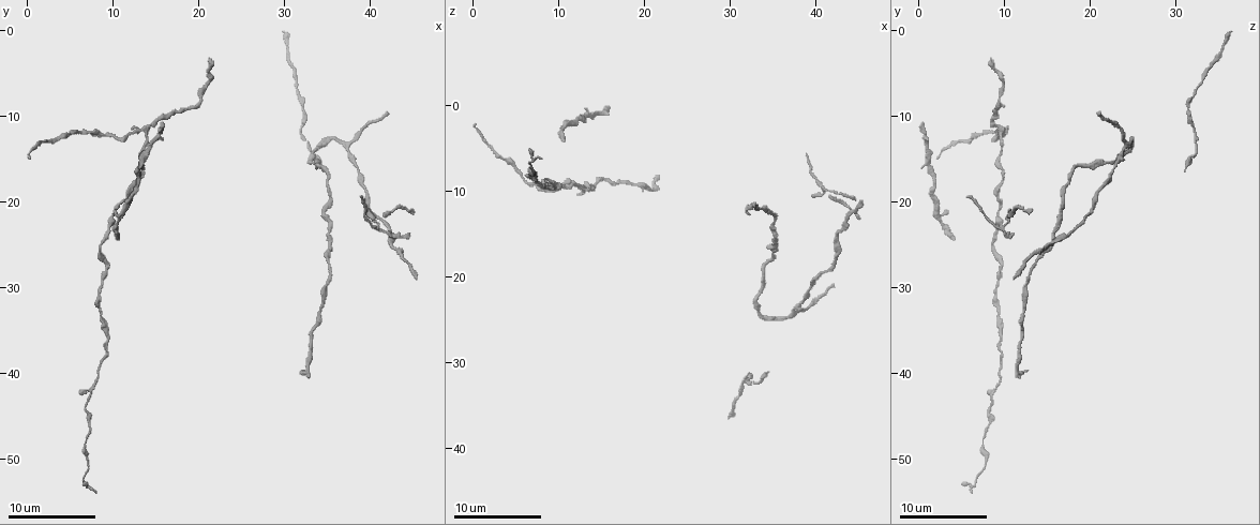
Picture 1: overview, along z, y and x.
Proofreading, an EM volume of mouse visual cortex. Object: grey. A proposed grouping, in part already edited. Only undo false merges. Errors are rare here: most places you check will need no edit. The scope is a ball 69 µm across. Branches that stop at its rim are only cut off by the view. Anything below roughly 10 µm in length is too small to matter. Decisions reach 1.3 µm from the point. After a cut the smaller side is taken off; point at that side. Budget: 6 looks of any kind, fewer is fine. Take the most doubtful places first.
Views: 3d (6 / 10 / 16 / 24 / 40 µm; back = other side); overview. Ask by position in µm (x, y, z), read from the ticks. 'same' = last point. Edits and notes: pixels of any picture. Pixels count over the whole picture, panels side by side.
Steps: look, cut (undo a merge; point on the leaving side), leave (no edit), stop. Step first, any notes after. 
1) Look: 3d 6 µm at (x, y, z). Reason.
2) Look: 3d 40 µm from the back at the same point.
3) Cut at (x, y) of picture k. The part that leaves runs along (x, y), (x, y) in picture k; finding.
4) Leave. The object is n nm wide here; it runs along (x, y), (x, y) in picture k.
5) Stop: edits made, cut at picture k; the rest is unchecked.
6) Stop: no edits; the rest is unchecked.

Look: 3d 10 µm at (13.6, 11.6, 9.4). Branch point.

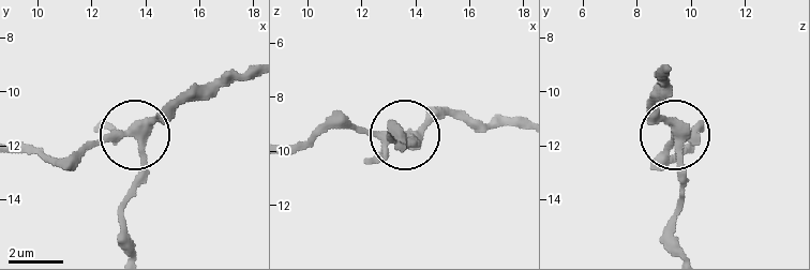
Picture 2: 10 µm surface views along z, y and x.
Look: 3d 6 µm at (13.8, 11.6, 9.6).

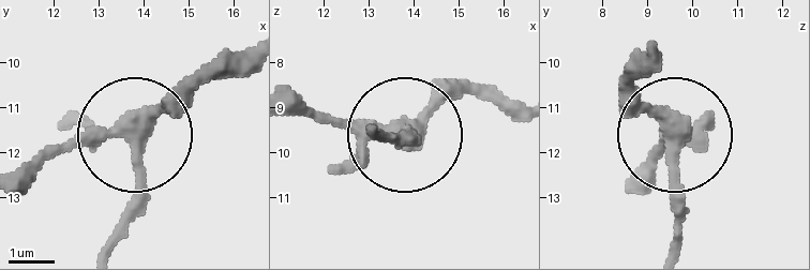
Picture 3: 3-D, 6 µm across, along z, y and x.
Leave. 3 arms meet here; all the same neuron.

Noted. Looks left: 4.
Look: 3d 10 µm at (6.8, 47.8, 7.8). Calibre changes.

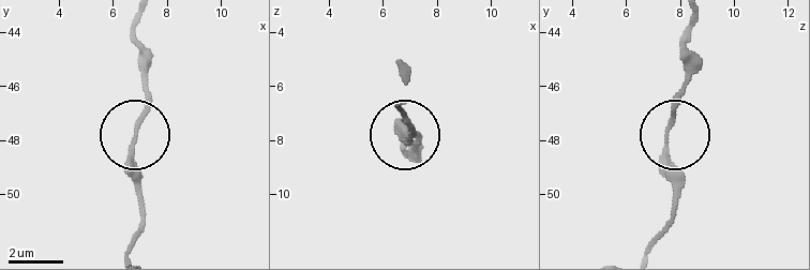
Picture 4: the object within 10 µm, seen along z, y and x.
Look: 3d 10 µm from the back at (6.8, 47.9, 7.5). Other side.

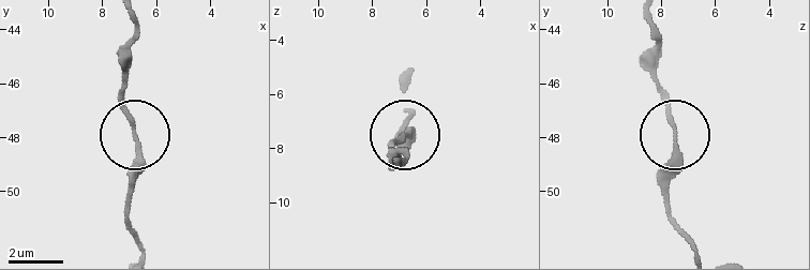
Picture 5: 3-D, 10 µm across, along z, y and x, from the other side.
Leave. The object is 170 nm wide here; it runs along (650, 24), (653, 72), (673, 134), (666, 214) in picture 5; continuous, no second neuron.

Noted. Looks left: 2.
Look: 3d 10 µm at (20.0, 8.8, 9.6).

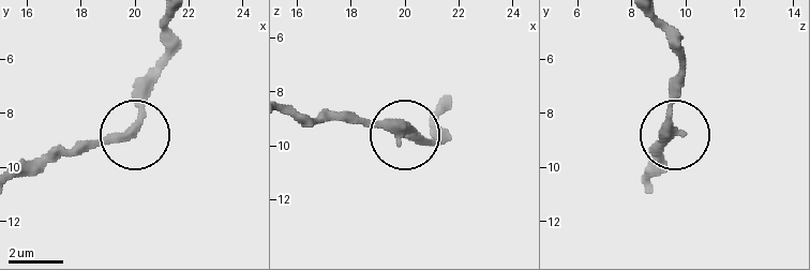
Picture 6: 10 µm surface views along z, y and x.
Leave. The object is 290 nm wide here; it runs along (77, 152), (128, 132), (139, 84), (158, 58) in picture 6; all the same neuron.

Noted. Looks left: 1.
Stop: no edits; the rest is unchecked.

